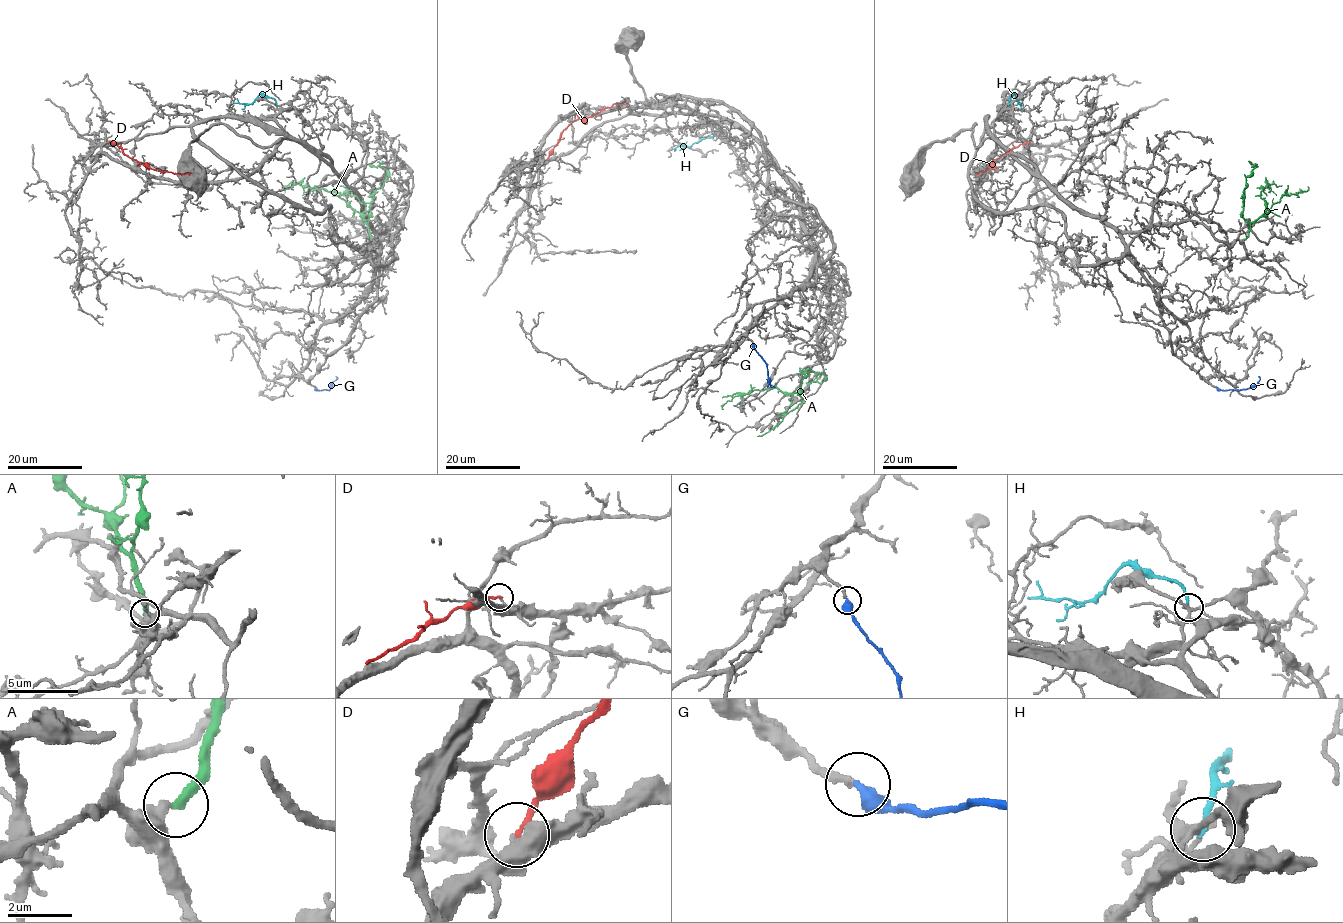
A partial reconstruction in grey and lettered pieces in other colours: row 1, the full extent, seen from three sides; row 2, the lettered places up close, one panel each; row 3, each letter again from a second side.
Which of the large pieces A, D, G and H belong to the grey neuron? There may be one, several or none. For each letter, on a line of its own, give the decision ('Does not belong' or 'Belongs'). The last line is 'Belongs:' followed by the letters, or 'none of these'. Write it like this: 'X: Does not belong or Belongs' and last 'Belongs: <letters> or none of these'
A: Does not belong
D: Does not belong
G: Belongs
H: Does not belong
Belongs: G

